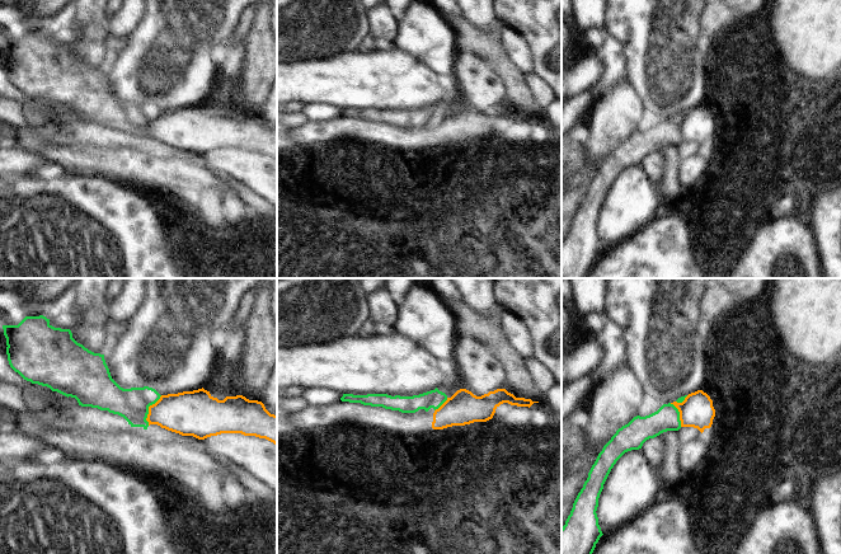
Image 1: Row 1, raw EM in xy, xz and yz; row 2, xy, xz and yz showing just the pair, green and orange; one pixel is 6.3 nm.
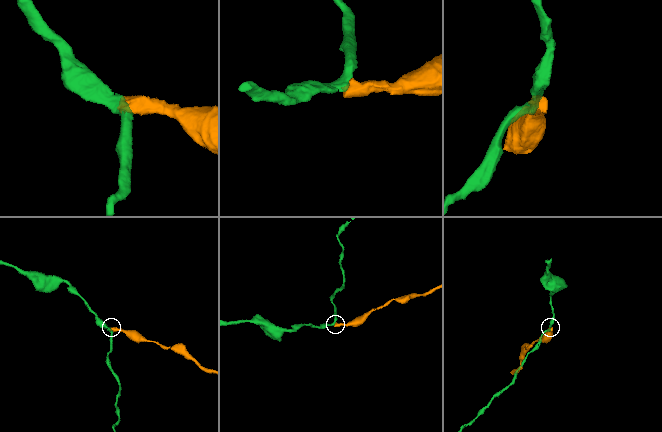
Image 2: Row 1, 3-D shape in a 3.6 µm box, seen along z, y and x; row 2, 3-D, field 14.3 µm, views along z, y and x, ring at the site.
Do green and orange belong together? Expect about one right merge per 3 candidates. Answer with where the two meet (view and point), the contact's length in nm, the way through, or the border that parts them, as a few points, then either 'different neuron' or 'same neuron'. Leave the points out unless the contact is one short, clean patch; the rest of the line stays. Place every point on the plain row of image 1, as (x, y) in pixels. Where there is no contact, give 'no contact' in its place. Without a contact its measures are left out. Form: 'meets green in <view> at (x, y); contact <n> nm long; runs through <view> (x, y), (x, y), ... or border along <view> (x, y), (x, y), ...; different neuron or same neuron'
meets green in xy at (148, 125); contact 220 nm long; border along xy (161, 111), (149, 122), (148, 140); different neuron

